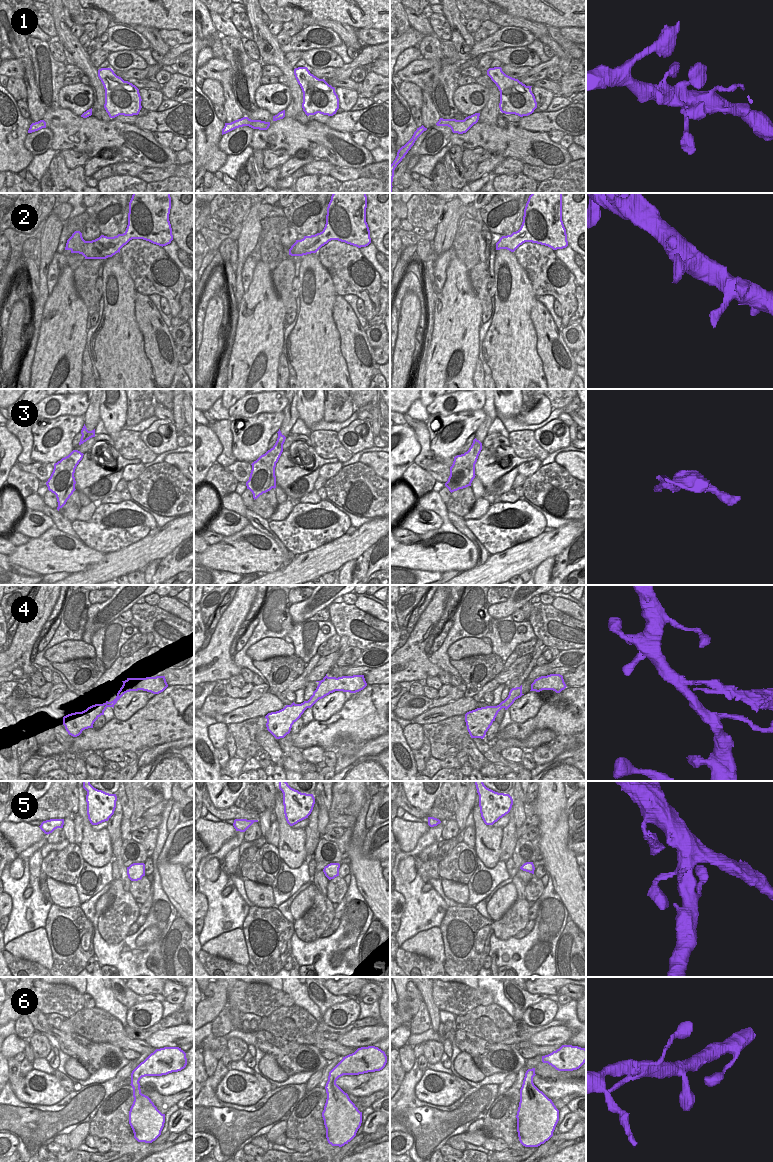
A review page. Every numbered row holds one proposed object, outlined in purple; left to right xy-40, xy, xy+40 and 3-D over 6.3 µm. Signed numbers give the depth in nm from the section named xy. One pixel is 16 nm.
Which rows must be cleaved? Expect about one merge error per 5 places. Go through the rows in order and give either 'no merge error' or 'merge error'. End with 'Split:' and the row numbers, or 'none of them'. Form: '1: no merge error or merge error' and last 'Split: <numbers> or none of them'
1: merge error
2: no merge error
3: no merge error
4: merge error
5: no merge error
6: no merge error
Split: 1, 4

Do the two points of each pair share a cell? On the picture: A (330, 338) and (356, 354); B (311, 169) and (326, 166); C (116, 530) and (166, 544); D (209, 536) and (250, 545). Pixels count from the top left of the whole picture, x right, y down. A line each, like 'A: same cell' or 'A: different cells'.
A: different cells
B: same cell
C: different cells
D: different cells

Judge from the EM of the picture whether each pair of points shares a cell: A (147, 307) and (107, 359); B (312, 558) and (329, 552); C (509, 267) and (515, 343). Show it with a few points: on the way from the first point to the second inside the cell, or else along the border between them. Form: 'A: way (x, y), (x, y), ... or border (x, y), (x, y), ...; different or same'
A: border (134, 298), (135, 321), (144, 343); different
B: way (316, 558), (323, 558), (325, 556); same
C: way (512, 286), (512, 324); same

